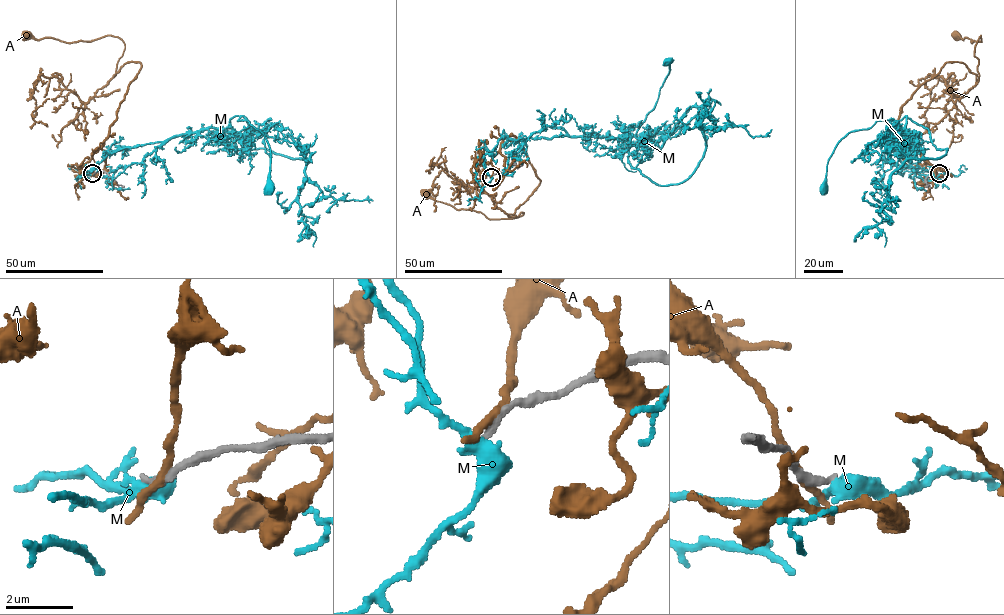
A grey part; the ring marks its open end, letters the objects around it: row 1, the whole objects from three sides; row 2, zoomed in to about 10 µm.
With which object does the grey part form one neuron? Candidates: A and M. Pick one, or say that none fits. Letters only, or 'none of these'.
none of these

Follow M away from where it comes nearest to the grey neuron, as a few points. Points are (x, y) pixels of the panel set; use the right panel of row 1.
M: (939, 173), (920, 174), (900, 160), (900, 127), (908, 136), (905, 116), (846, 134), (828, 161), (824, 188)

